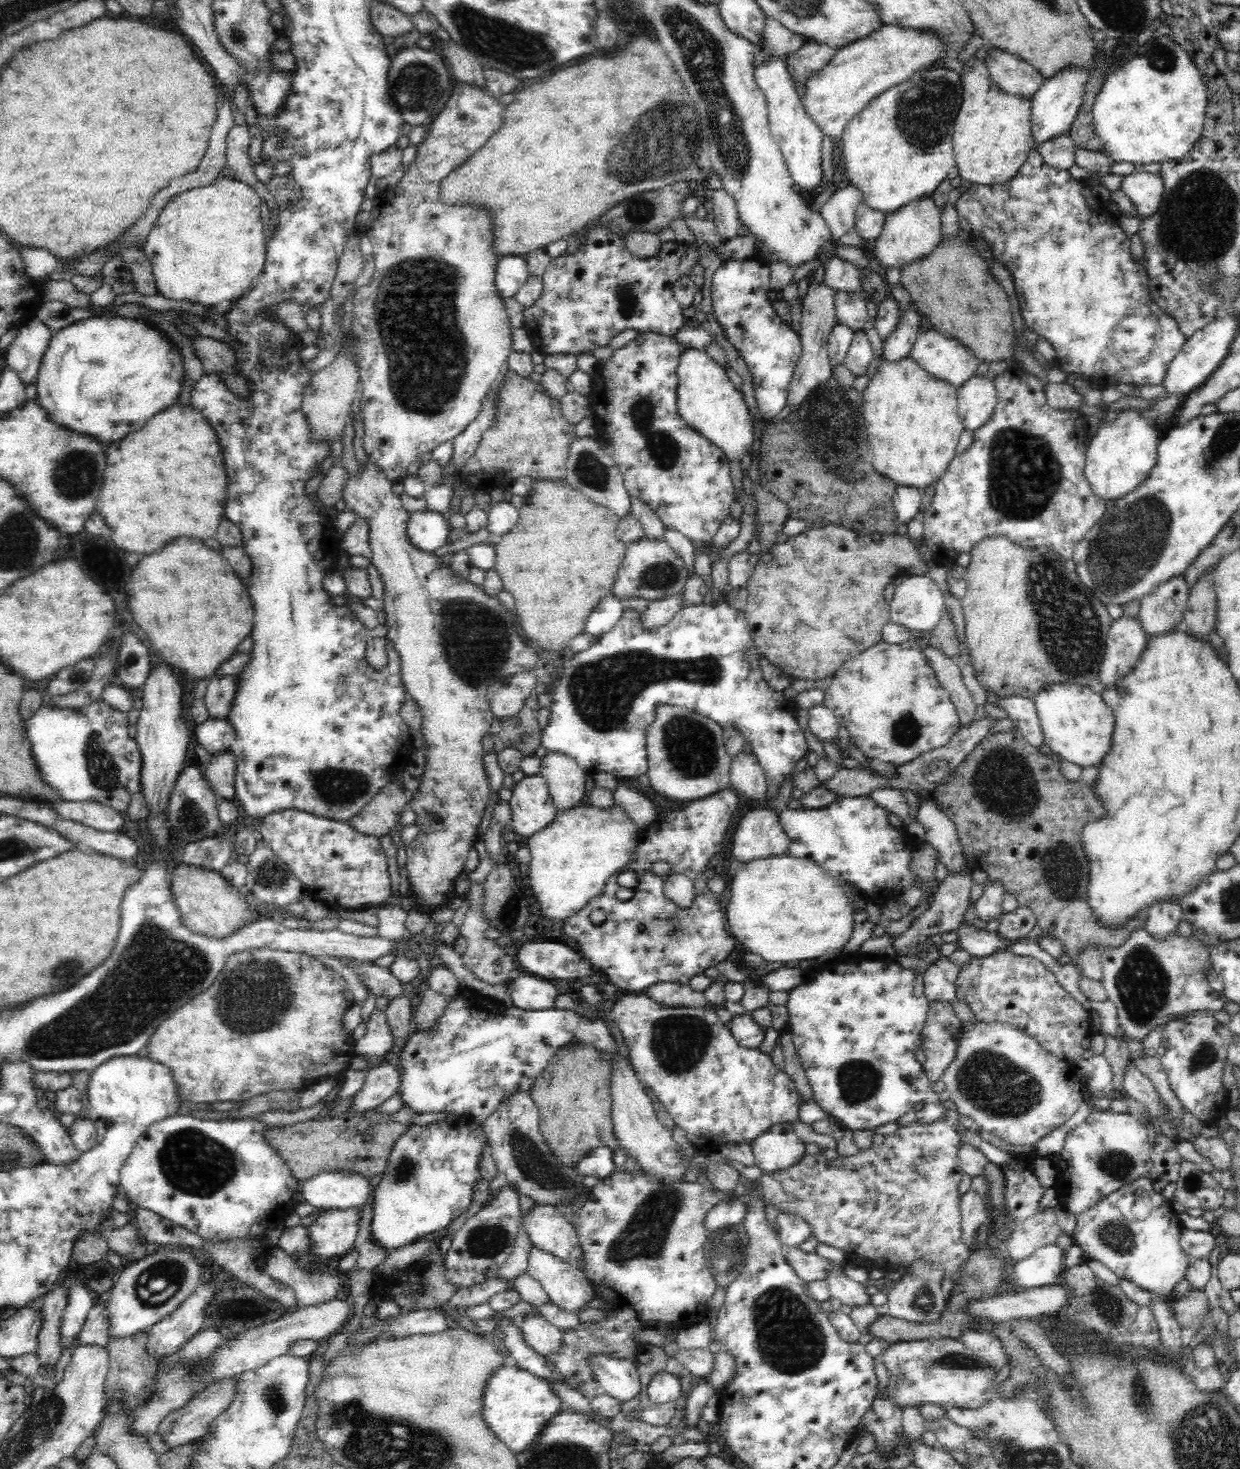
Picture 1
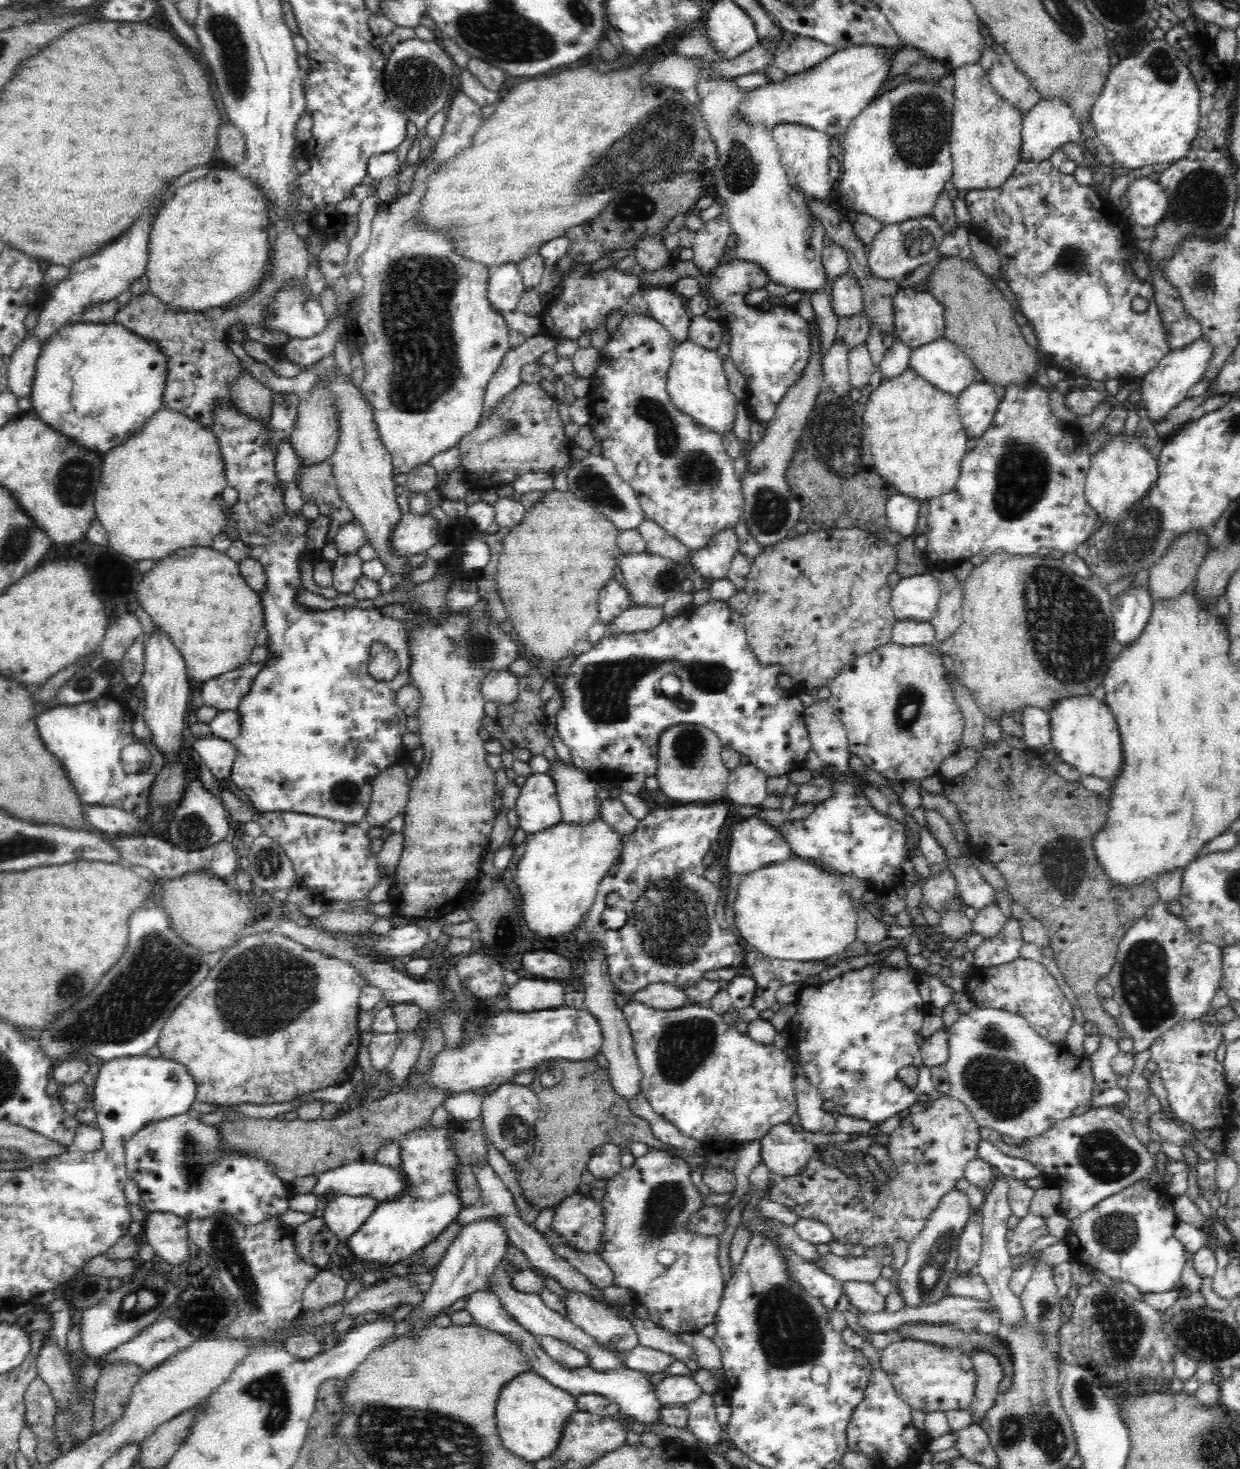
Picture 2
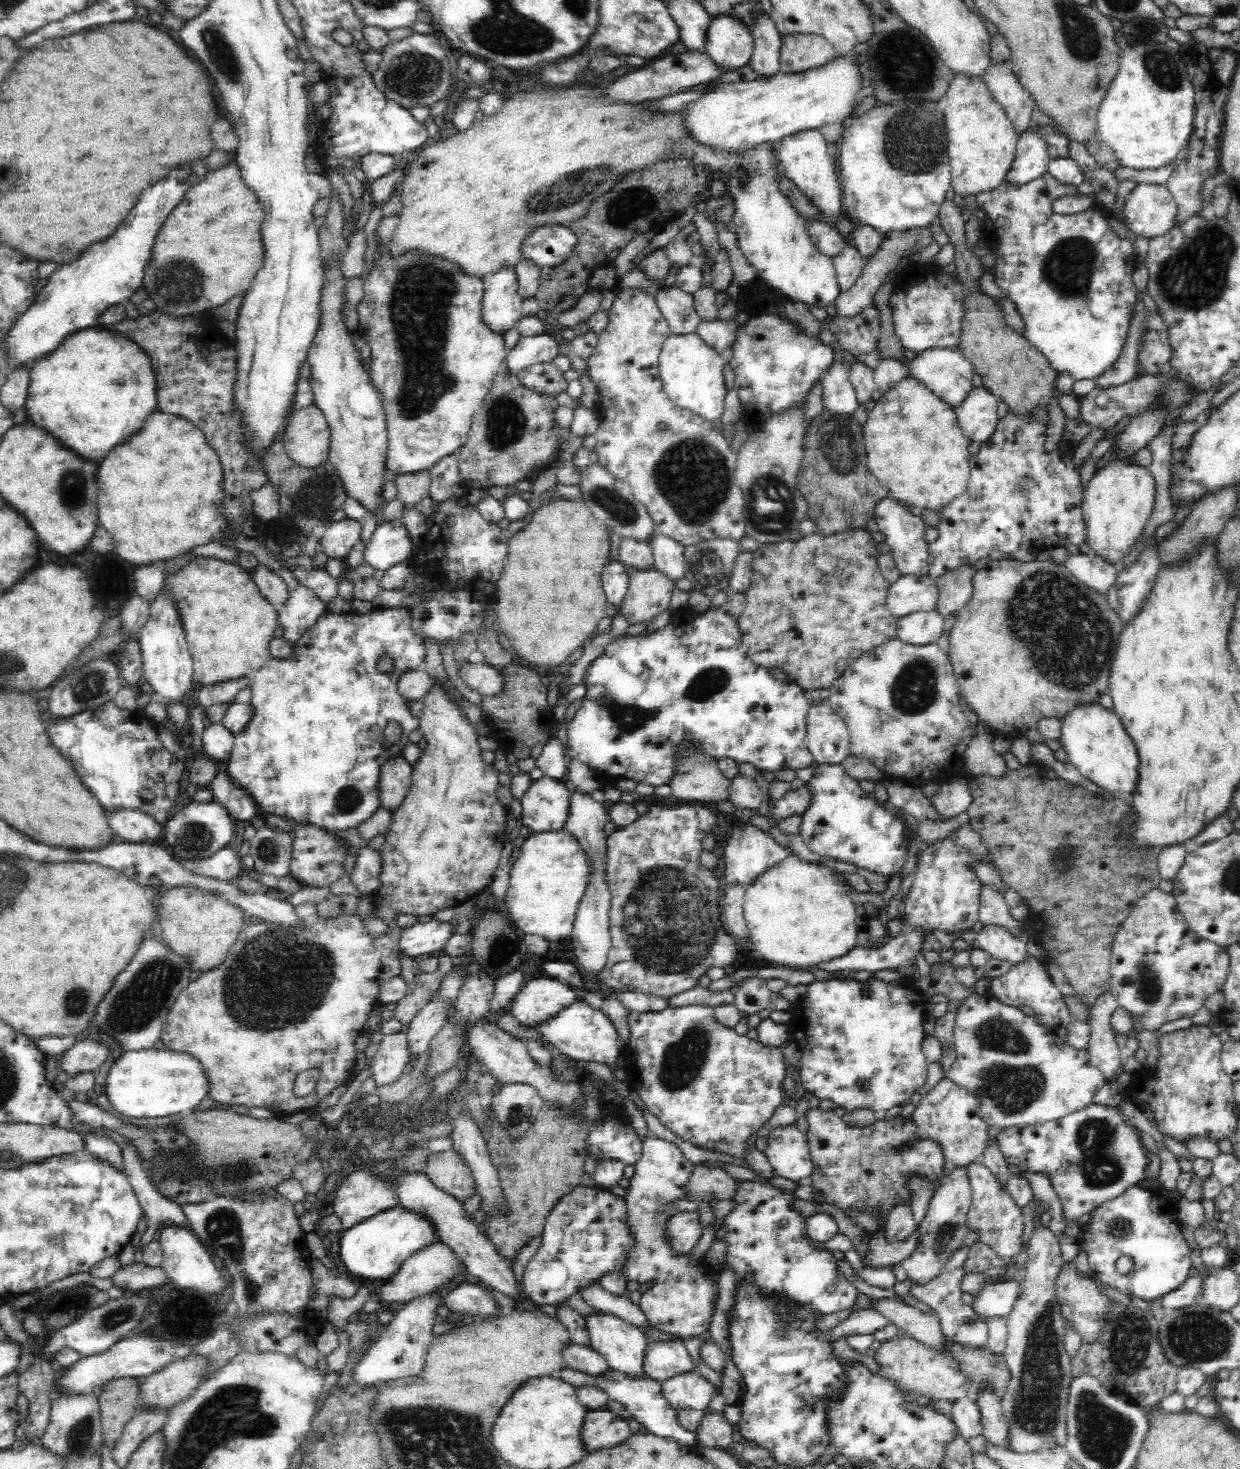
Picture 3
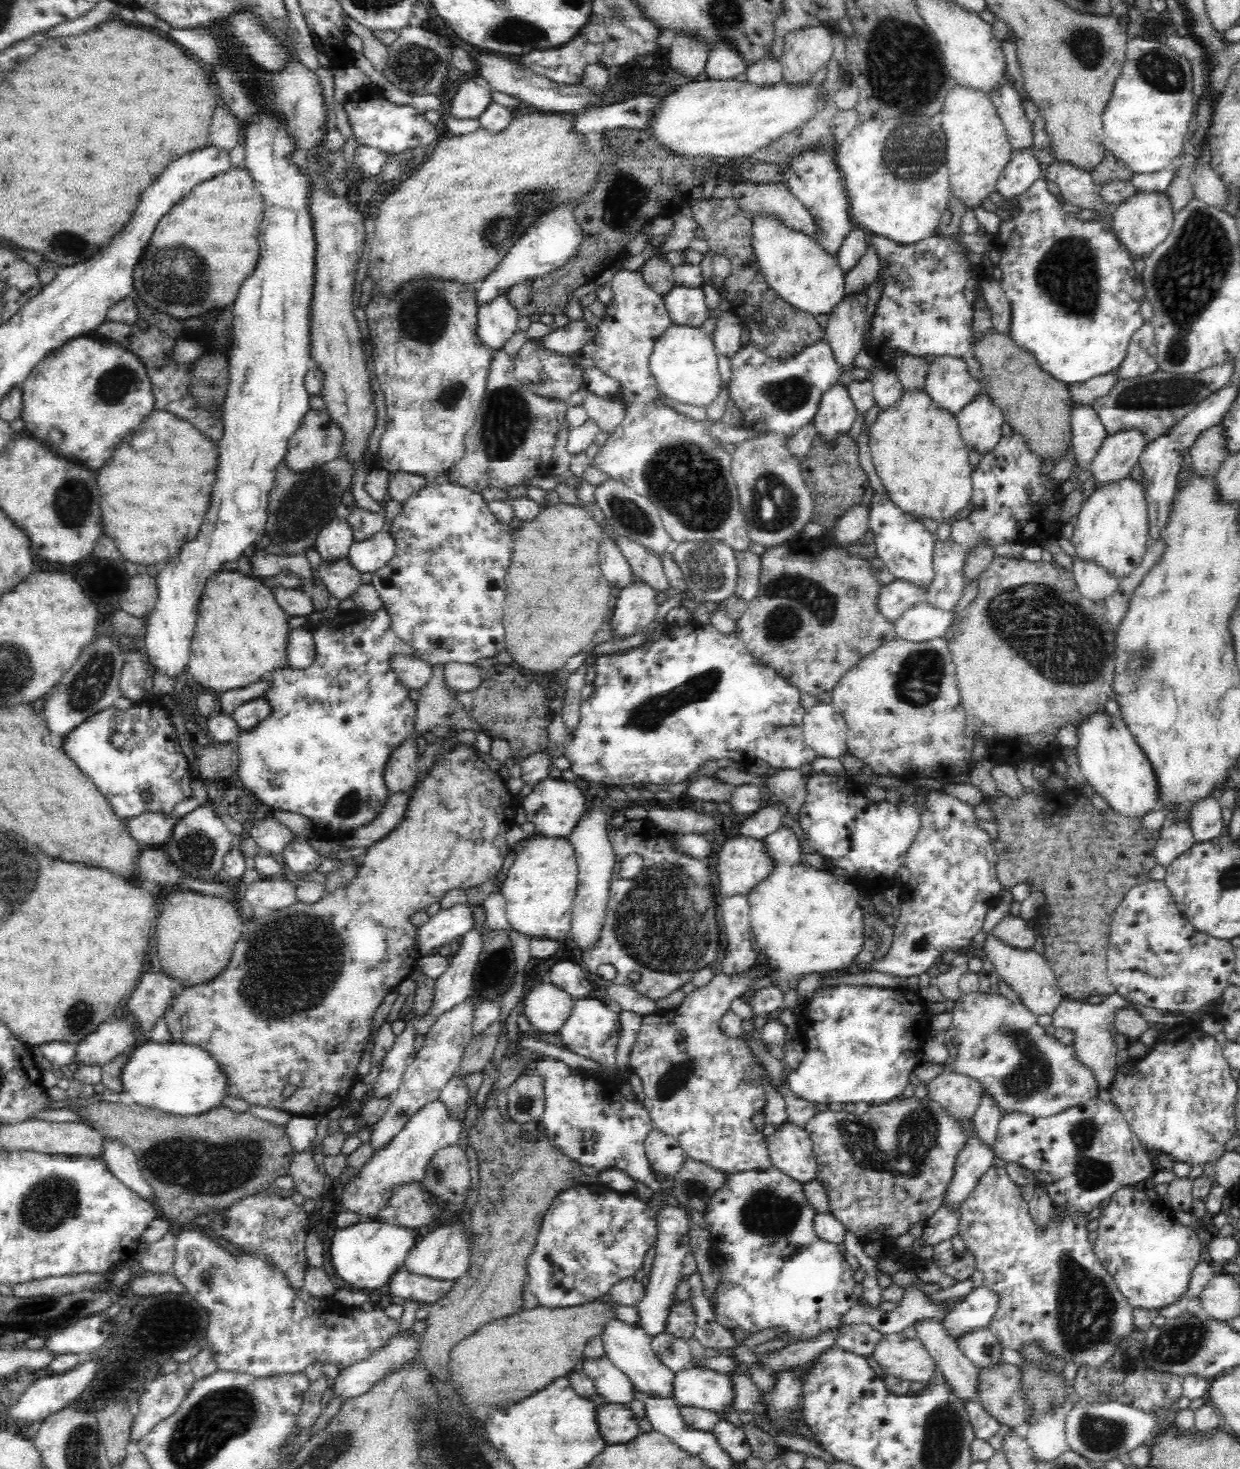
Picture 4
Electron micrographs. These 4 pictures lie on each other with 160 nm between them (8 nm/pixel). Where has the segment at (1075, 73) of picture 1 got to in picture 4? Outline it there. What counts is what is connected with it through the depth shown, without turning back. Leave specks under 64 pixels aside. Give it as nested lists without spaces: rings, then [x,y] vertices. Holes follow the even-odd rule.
[[[1033,147],[1013,151],[1011,162],[1004,168],[996,183],[996,191],[1005,199],[1026,192],[1035,180],[1043,176],[1042,167]]]

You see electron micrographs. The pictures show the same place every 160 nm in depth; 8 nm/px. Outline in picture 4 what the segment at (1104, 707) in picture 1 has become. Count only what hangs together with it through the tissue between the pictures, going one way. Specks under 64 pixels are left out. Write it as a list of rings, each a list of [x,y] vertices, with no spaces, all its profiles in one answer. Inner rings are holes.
[[[1096,713],[1076,727],[1076,757],[1086,783],[1105,798],[1110,808],[1141,819],[1159,801],[1159,783],[1150,761],[1118,713]]]

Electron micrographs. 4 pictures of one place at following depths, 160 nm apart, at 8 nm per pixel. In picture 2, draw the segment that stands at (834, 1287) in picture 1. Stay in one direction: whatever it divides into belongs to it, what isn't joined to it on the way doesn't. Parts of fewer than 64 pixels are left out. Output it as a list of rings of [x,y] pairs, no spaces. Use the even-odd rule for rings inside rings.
[[[846,1280],[842,1282],[843,1291],[846,1293],[848,1304],[852,1304],[861,1313],[884,1311],[884,1297],[875,1289],[875,1285],[869,1282]]]

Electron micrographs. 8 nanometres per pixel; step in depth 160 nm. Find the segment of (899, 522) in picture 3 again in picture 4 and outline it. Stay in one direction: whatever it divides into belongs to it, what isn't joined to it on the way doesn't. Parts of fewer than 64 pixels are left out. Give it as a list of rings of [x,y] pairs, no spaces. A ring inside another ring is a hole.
[[[875,493],[871,499],[869,529],[874,533],[878,558],[884,562],[890,573],[899,580],[906,580],[916,587],[927,588],[934,577],[932,556],[935,538],[918,518],[898,508],[888,495]]]

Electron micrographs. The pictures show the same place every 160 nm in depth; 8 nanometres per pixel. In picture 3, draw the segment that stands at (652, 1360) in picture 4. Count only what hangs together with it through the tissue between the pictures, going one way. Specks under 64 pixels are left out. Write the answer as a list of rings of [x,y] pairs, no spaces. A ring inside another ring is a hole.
[[[594,1312],[584,1316],[584,1325],[589,1335],[589,1346],[596,1349],[607,1360],[608,1368],[623,1372],[632,1378],[638,1378],[643,1371],[644,1348],[647,1346],[648,1337],[627,1321],[614,1316],[607,1316],[602,1312]]]

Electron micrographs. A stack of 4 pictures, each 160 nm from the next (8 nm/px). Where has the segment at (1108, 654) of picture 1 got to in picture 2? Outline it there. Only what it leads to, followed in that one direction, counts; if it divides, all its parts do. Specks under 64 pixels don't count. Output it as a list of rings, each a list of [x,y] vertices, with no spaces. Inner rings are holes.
[[[1149,589],[1126,590],[1120,598],[1112,602],[1113,636],[1115,641],[1124,648],[1133,644],[1147,625],[1152,614]]]

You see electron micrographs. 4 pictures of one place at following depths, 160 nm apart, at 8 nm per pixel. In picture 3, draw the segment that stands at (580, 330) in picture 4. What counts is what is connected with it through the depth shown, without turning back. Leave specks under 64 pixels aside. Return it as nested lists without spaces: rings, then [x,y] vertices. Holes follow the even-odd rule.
[[[548,332],[538,336],[521,336],[504,358],[506,371],[518,376],[524,368],[536,363],[550,363],[558,354],[558,343]]]

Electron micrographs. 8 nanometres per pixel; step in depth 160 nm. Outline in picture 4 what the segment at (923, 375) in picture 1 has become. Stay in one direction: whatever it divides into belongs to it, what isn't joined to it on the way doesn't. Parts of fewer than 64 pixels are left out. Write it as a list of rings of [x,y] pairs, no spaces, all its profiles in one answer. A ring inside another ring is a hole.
[[[923,389],[902,390],[892,406],[881,408],[869,426],[871,460],[892,502],[902,511],[916,518],[933,518],[946,523],[956,512],[970,503],[973,490],[969,463],[969,448],[963,441],[957,418],[951,412],[937,406]]]

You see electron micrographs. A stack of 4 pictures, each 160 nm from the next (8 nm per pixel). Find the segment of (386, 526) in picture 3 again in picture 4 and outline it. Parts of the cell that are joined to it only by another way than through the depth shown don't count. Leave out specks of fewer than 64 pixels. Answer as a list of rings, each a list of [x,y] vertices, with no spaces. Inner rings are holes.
[[[386,528],[376,532],[368,540],[352,543],[347,559],[360,573],[376,573],[396,556],[396,543]]]

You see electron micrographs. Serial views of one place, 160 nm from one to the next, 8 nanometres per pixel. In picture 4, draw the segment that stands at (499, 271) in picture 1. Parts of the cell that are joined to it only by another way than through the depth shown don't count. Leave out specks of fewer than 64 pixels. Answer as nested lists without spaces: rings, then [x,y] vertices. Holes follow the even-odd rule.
[[[504,292],[477,310],[477,335],[486,347],[499,351],[516,332],[520,317],[519,309],[510,304]]]

